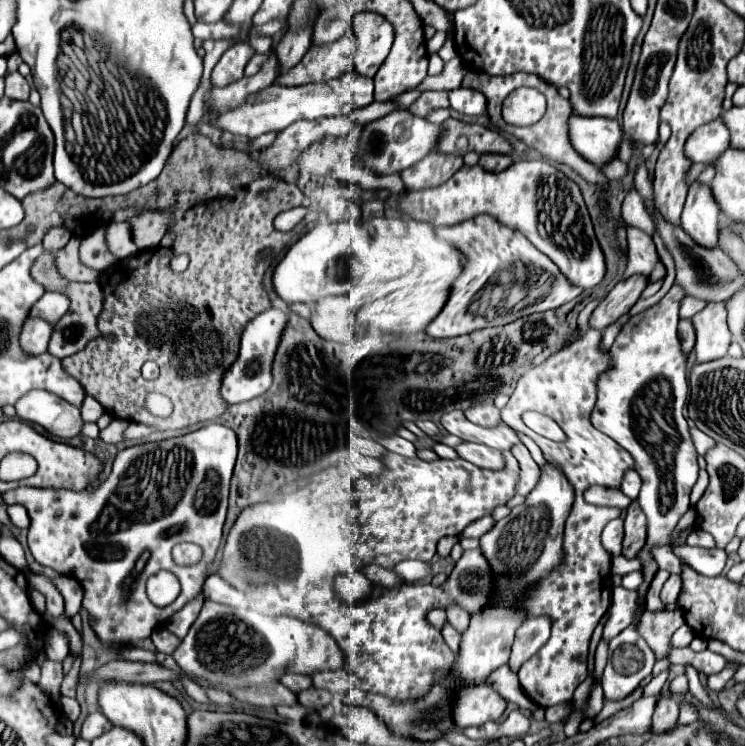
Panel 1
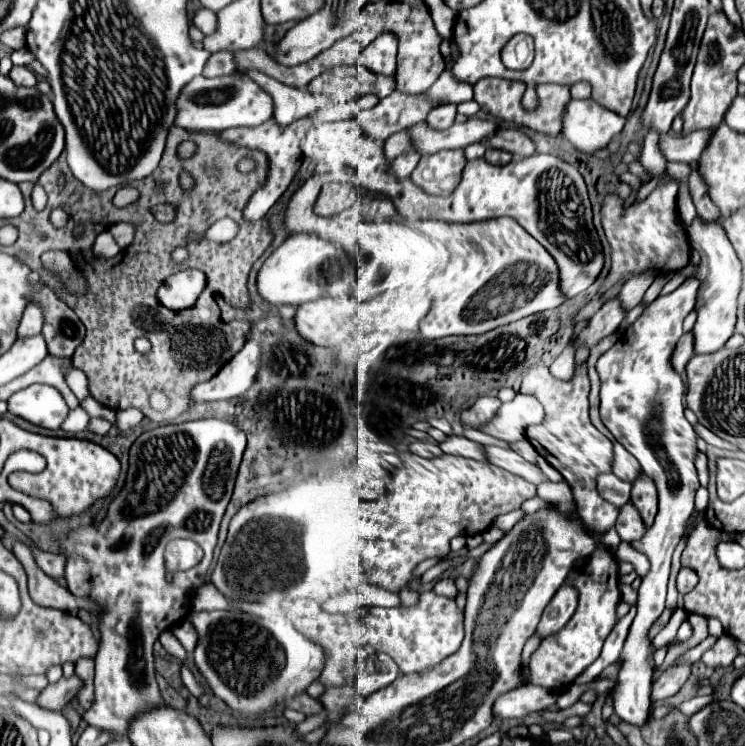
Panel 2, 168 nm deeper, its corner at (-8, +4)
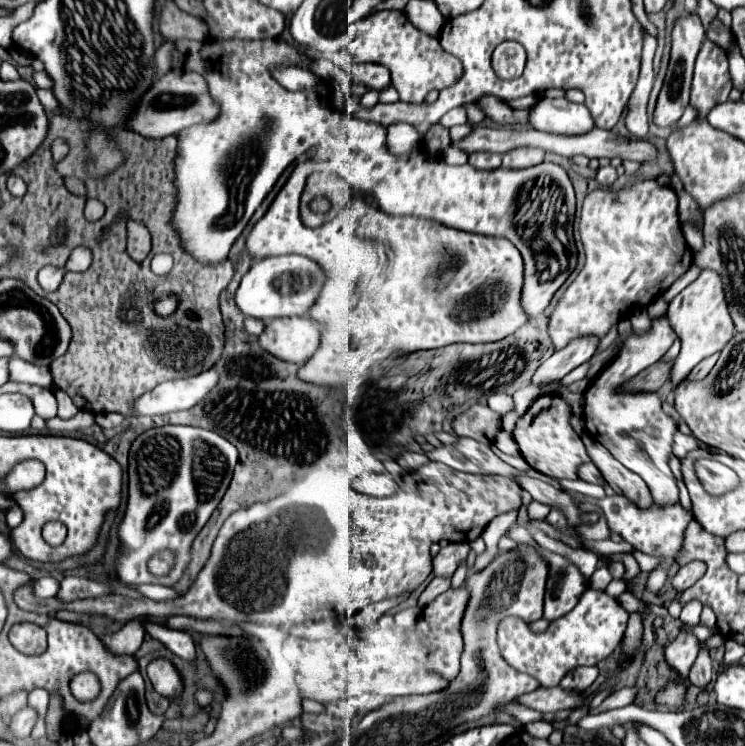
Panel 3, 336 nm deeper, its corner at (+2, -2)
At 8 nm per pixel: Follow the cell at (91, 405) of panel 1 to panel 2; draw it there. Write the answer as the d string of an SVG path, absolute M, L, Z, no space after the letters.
M68 369L68 385L70 385L70 389L74 391L74 395L78 397L78 401L84 401L84 399L88 399L90 397L90 393L88 393L88 379L86 379L86 375L84 375L84 371L80 371L80 369Z

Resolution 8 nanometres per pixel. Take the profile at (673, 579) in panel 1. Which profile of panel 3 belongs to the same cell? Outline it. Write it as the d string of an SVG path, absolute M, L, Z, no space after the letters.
M696 561L696 563L686 563L680 567L676 577L672 577L672 585L676 591L686 591L690 585L694 585L702 575L706 573L706 565Z

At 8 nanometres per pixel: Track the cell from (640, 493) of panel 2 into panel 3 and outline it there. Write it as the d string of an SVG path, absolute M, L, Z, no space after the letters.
M582 435L582 441L586 445L586 451L588 451L592 463L602 471L602 477L614 489L614 493L626 495L638 507L650 507L650 503L652 503L650 491L638 475L634 475L630 469L622 467L610 455L610 451L606 451L606 447L602 447L600 443L594 443L594 439L590 439L590 435Z

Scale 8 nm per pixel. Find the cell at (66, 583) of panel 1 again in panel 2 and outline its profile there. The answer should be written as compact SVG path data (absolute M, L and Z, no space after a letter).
M28 543L28 547L32 549L32 555L34 555L36 565L38 565L48 577L64 579L64 567L66 567L66 557L64 557L64 555L60 555L60 553L46 553L46 551L42 551L36 543Z

